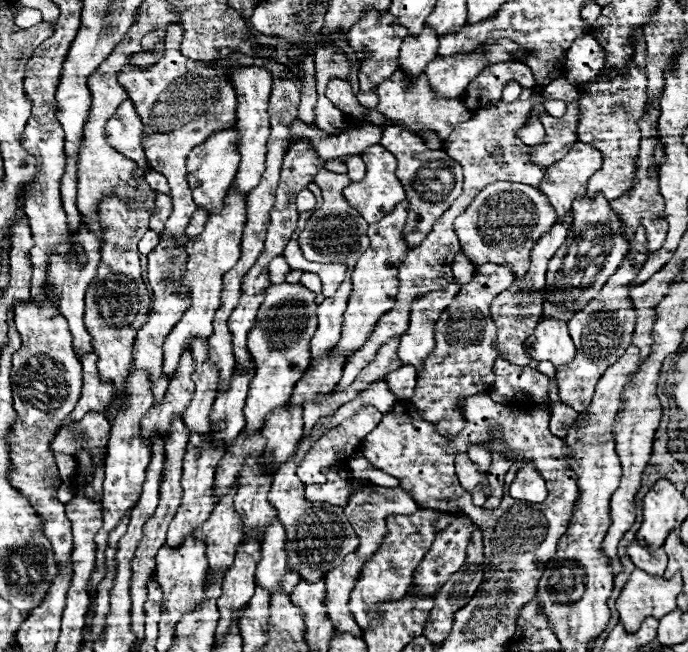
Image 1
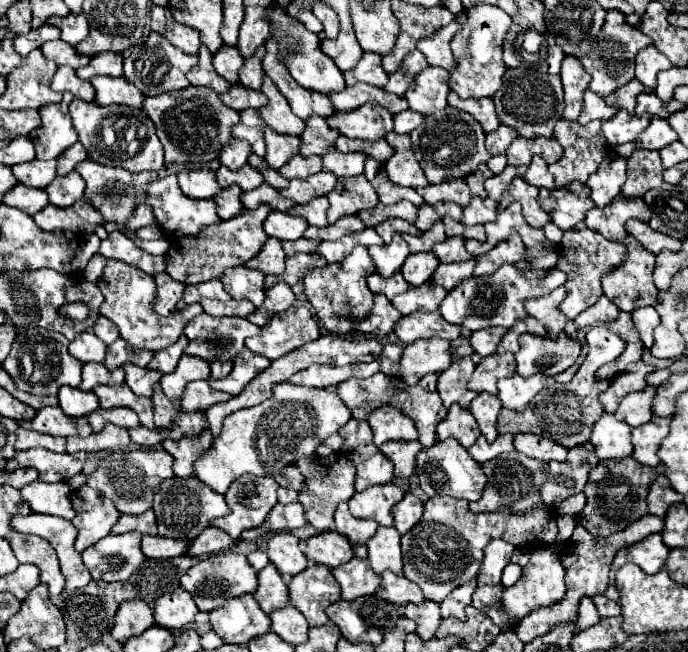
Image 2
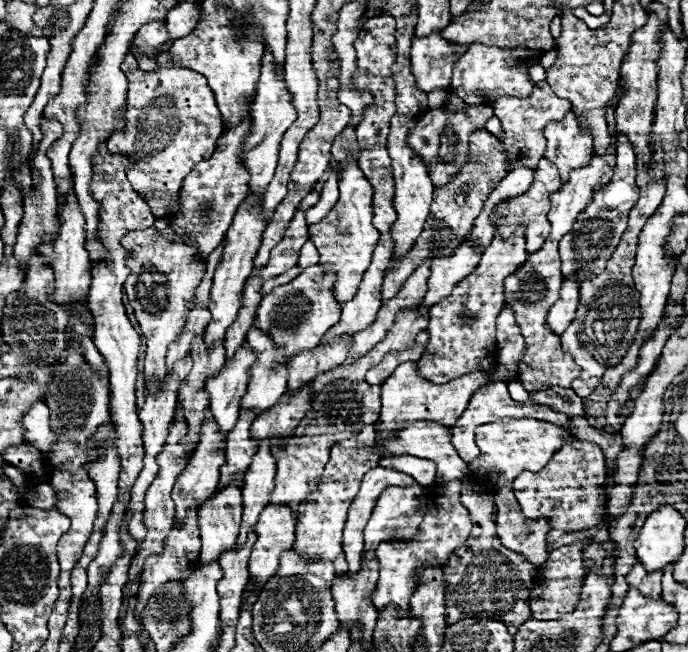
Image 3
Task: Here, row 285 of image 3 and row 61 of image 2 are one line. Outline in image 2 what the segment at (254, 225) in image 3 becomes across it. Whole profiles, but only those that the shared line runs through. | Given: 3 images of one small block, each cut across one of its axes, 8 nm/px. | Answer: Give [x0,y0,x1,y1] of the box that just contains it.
[214,46,244,84]

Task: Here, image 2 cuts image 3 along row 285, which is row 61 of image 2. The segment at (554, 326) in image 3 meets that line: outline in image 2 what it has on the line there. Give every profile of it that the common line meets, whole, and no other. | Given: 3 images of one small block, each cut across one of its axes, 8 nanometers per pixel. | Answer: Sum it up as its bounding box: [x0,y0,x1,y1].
[560,56,590,120]

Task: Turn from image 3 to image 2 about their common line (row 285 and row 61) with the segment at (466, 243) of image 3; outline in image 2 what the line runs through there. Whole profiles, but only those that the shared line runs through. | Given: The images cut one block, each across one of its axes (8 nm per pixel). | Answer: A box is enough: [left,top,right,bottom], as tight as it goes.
[418,22,460,72]

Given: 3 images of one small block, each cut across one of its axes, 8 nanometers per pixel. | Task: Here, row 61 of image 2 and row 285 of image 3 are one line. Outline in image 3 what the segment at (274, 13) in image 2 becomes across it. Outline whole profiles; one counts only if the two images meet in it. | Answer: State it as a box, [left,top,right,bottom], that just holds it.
[254,266,340,362]

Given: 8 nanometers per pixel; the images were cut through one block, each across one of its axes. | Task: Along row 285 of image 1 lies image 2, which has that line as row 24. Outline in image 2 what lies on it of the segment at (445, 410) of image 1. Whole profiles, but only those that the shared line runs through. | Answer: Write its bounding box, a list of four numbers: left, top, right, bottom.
[450,4,512,98]

